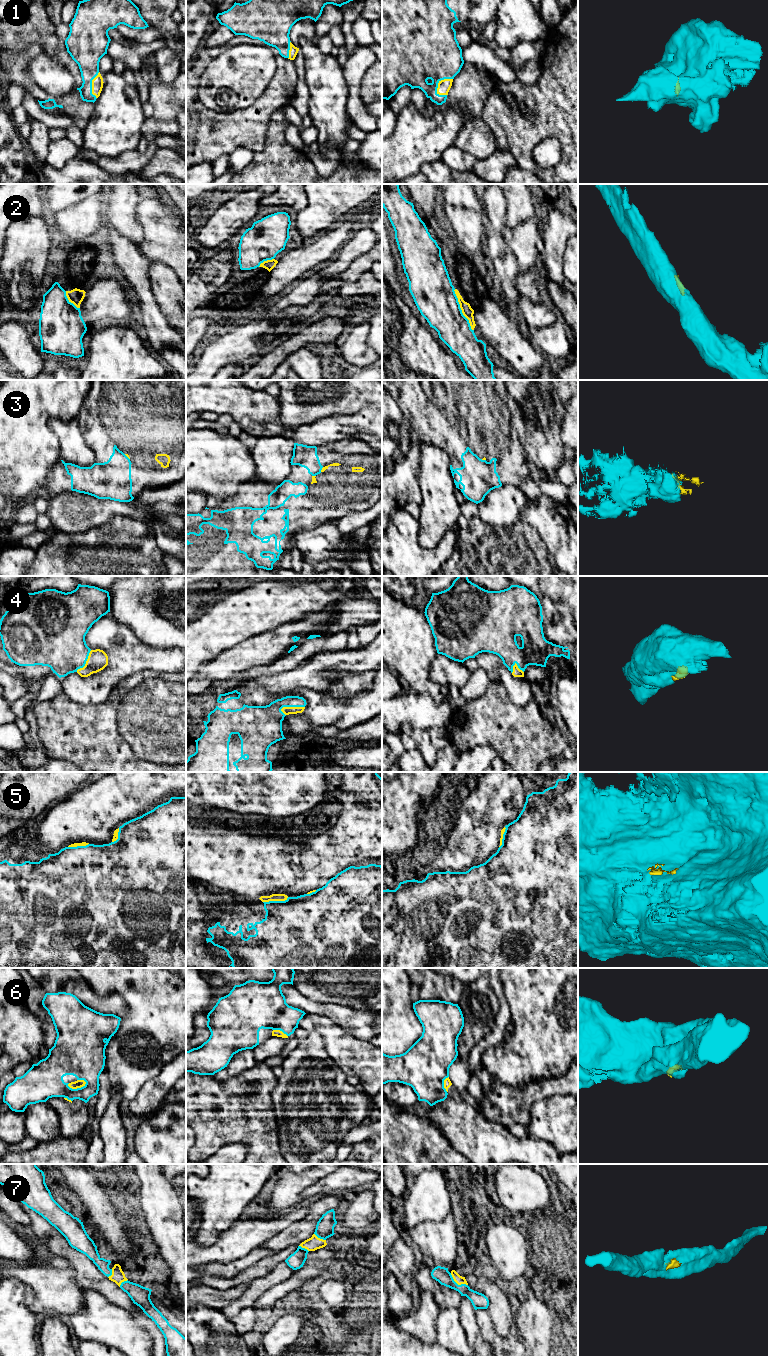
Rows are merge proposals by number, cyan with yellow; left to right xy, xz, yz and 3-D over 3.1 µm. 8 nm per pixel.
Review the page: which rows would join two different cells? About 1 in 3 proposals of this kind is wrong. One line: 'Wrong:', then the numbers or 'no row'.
Wrong: 2, 6

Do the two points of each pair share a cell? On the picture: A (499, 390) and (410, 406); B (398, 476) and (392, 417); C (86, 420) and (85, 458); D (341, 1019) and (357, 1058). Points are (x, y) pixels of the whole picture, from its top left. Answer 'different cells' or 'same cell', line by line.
A: same cell
B: same cell
C: different cells
D: different cells

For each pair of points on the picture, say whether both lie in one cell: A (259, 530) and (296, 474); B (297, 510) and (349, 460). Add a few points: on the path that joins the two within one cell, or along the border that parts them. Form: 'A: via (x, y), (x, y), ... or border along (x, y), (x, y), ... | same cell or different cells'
A: via (273, 516), (296, 493), (296, 488) | same cell
B: via (309, 497), (336, 473) | same cell

